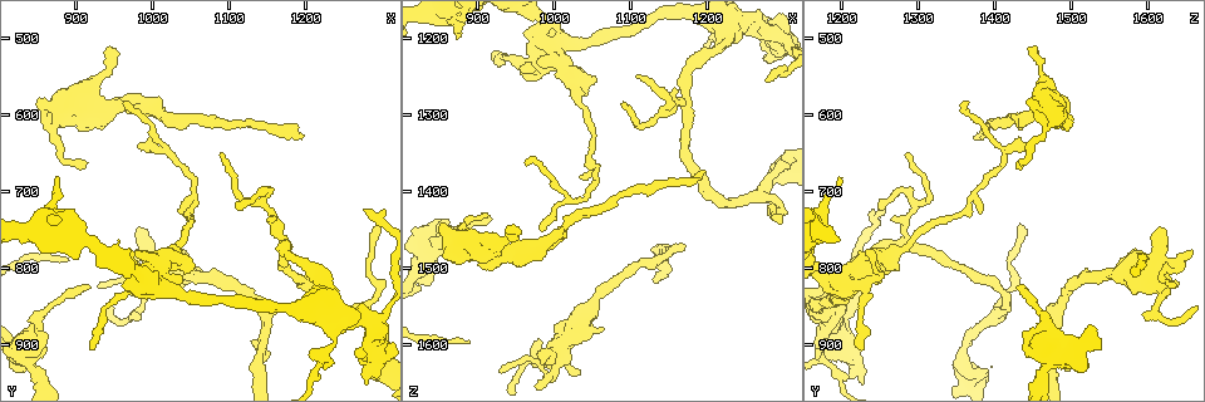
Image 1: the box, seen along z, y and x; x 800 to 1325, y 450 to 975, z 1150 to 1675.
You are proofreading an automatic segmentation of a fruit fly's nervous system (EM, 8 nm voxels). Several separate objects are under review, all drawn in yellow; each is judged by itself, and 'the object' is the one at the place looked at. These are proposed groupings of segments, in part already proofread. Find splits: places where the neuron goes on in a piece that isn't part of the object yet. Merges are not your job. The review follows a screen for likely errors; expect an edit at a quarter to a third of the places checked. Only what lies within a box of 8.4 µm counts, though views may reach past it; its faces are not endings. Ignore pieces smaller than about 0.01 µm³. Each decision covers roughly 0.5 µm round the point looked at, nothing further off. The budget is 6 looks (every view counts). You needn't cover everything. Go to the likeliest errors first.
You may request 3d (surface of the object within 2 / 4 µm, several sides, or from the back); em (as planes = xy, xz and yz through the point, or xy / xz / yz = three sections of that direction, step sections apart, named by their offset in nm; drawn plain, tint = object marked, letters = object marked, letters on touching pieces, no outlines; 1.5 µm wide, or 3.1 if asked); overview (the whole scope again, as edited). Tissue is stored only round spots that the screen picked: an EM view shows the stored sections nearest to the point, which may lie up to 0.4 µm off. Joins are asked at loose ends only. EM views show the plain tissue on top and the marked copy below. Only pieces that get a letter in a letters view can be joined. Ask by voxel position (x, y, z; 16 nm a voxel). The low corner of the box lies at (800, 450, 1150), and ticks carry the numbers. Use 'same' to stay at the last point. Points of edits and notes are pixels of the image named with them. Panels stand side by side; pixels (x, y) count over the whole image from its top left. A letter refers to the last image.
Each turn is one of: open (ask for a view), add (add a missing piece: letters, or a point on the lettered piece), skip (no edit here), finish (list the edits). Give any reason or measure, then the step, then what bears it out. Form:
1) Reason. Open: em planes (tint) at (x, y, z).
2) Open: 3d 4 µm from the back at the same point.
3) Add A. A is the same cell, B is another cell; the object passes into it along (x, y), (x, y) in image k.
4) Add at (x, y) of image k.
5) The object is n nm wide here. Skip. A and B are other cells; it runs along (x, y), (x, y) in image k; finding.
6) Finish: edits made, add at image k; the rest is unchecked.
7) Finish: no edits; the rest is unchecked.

Thin end. Open: 3d 2 µm at (910, 665, 1430).

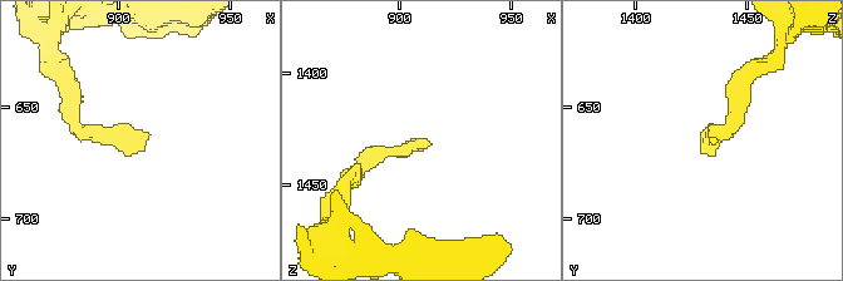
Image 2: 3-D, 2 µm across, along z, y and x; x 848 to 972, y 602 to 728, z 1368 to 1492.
Open: em planes (letters) at (912, 665, 1431).

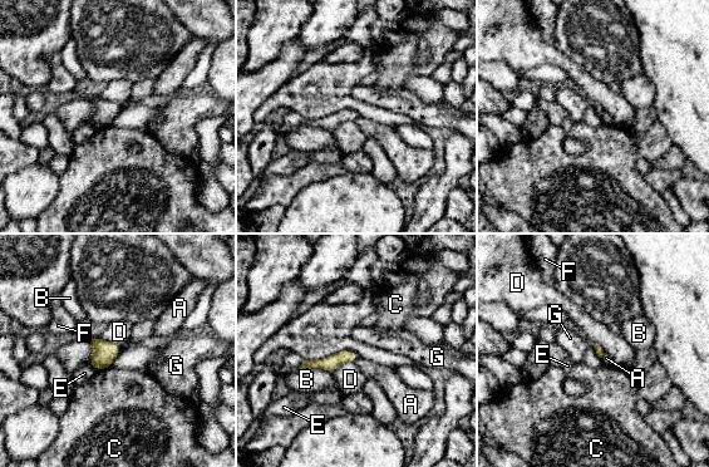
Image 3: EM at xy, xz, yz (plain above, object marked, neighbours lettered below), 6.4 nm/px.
Skip. A, B, C, D, E, F and G are other cells; it runs along (354, 357), (306, 364) in image 3; no lettered piece goes on from it.

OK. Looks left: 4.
Thin end. Open: em yz step 8 (letters) at (875, 685, 1200).

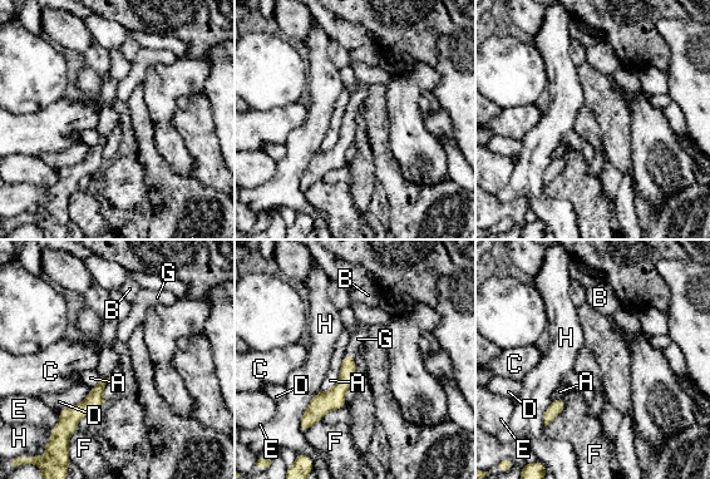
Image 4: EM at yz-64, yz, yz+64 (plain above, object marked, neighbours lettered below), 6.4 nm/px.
Add G. G is the same cell, A, B, C, D, E, F and H are other cells; the object passes into it along (346, 375), (350, 354), (358, 339) in image 4; it goes on there.

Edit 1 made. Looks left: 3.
Open: overview.

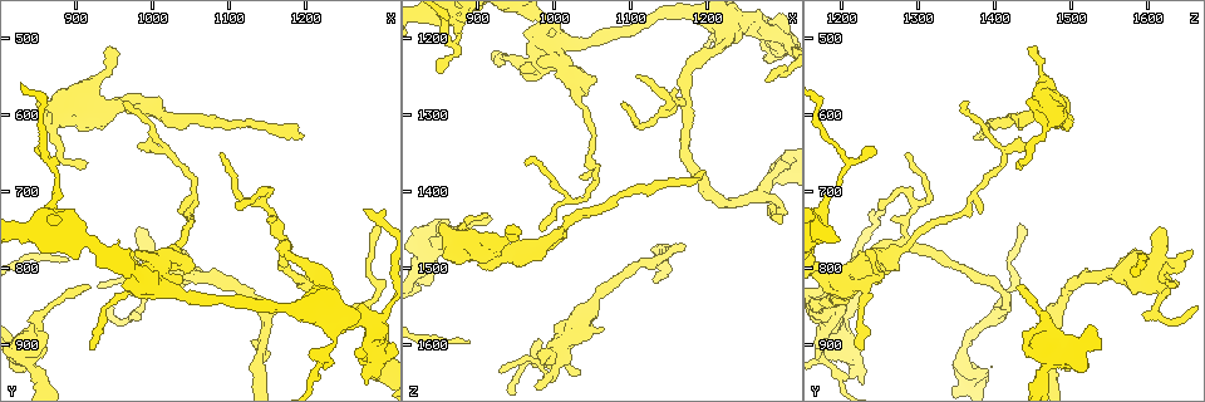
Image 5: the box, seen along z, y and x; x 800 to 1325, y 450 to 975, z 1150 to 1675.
Tapers out. Open: em planes (letters) at (935, 820, 1635).

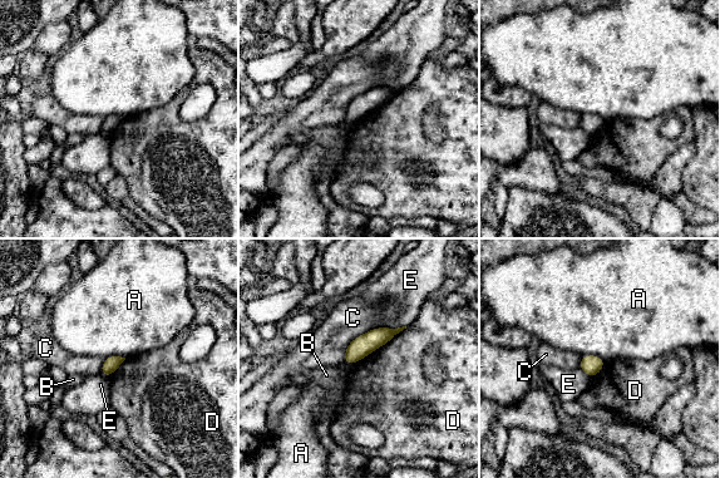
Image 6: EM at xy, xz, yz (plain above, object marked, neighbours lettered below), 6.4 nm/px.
The object is 100 nm wide here. Skip. A, B, C, D and E are other cells; it runs along (393, 331), (363, 345), (348, 360) in image 6; none of them fits.

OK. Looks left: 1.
Finish: edits made, add at image 4; the rest is unchecked.

